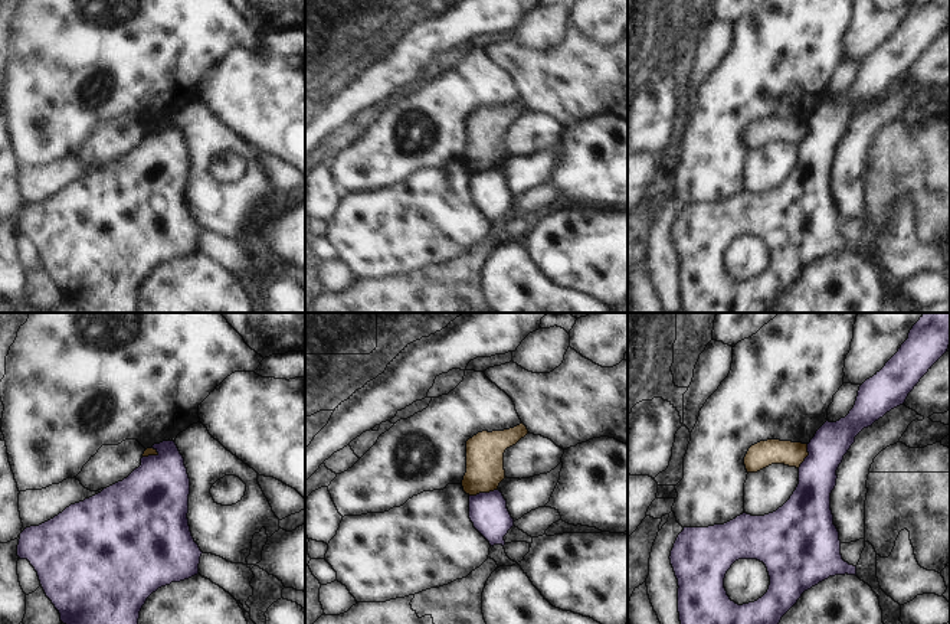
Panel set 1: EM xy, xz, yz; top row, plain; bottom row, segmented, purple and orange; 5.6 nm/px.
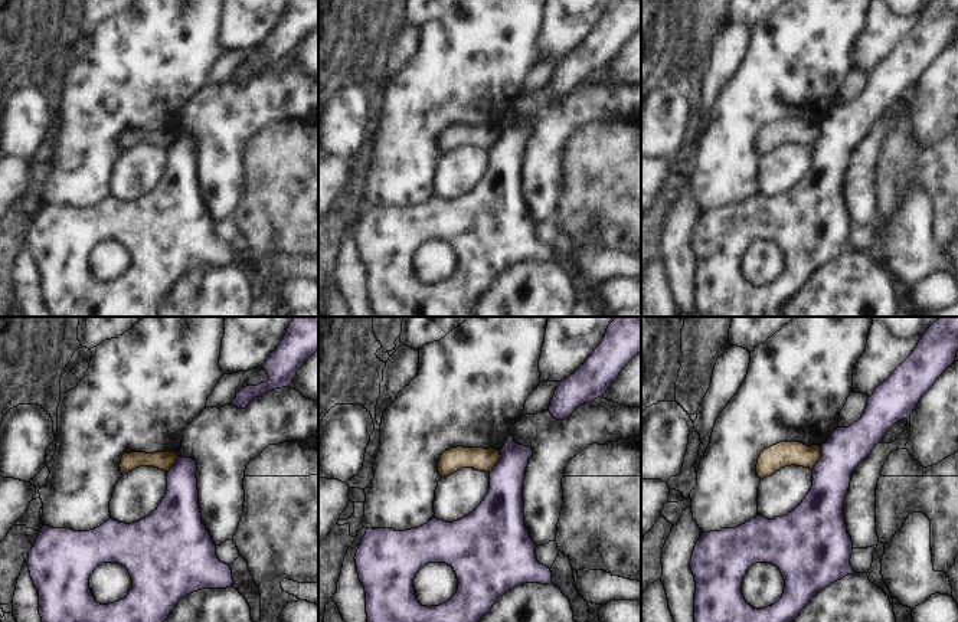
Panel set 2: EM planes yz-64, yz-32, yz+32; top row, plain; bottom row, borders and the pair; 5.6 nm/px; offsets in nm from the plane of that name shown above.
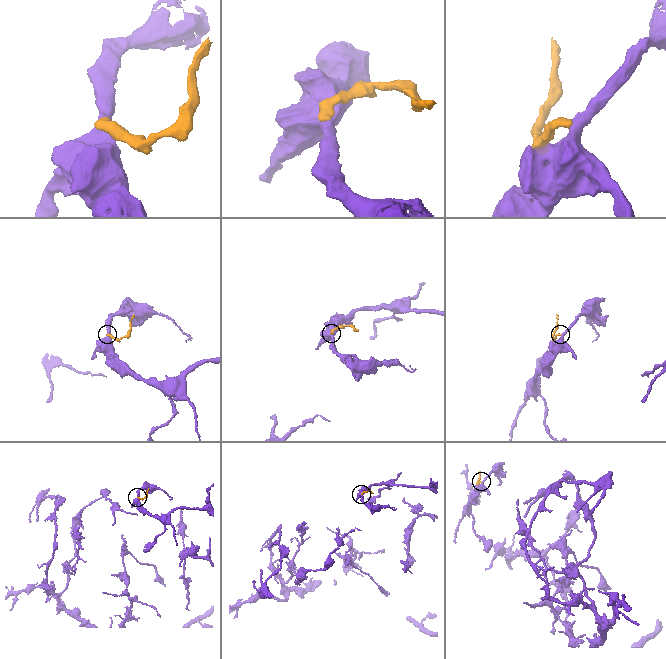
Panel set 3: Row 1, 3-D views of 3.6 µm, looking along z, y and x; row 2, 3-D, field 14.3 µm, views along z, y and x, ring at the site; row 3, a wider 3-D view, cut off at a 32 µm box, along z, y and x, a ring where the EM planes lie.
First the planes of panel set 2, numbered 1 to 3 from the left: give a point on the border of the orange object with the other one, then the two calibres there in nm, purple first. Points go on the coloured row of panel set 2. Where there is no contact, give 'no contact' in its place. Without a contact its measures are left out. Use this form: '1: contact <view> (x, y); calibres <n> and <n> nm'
1: contact yz-64 (173, 465); calibres 220 and 100 nm
2: contact yz-32 (497, 462); calibres 220 and 130 nm
3: contact yz+32 (820, 458); calibres 220 and 140 nm

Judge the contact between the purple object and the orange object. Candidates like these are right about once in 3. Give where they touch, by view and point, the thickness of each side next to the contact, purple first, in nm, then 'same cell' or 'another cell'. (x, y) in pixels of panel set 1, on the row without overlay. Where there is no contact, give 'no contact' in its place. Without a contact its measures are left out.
contact xz (482, 170); calibres 220 and 200 nm; another cell

